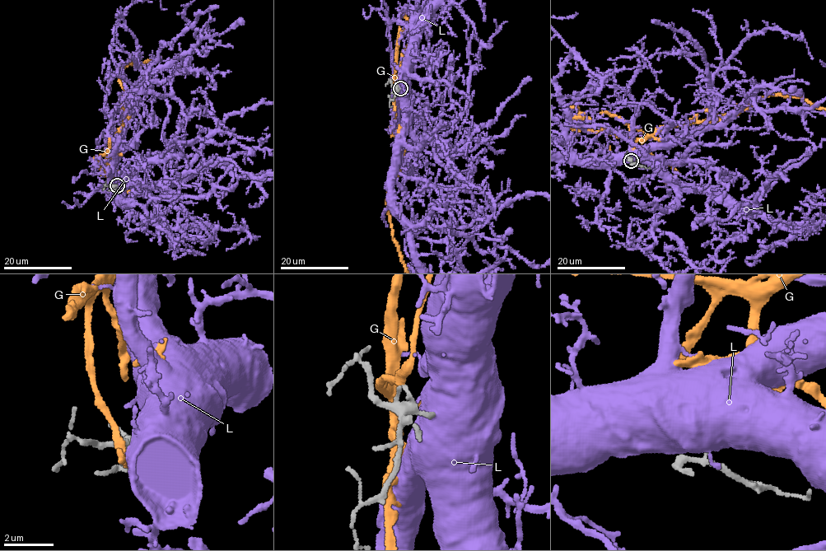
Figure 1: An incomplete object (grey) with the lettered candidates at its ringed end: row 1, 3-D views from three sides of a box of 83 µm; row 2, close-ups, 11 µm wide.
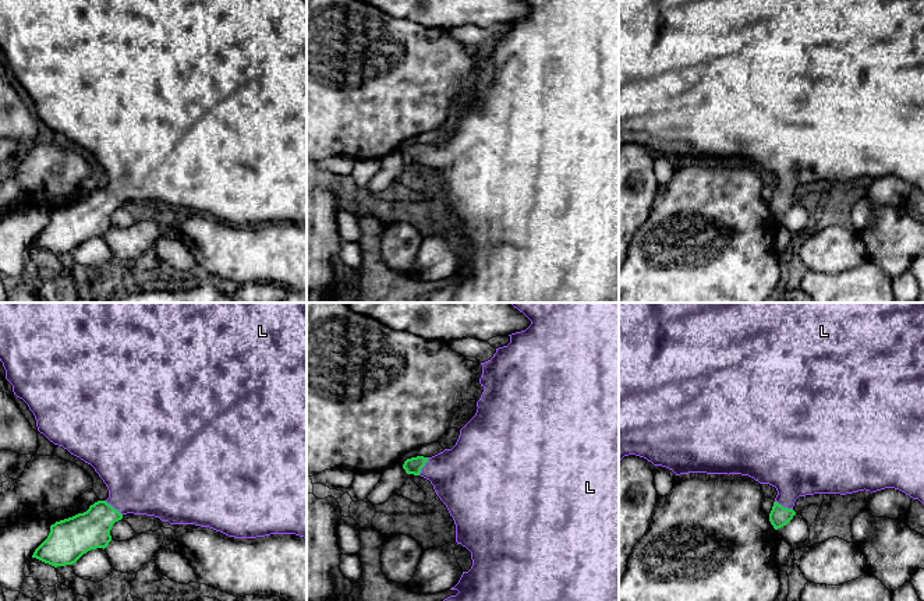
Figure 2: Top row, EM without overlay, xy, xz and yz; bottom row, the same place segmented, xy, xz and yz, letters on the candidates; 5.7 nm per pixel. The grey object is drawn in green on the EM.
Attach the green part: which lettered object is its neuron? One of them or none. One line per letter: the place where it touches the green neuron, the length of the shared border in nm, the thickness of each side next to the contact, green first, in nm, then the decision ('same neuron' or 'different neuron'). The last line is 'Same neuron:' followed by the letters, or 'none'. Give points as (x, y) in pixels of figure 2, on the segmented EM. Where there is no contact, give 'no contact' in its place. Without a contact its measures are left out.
G: no contact; different neuron
L: contact xz (424, 465); length 120 nm; calibres 100 and 380 nm; same neuron
Same neuron: L

